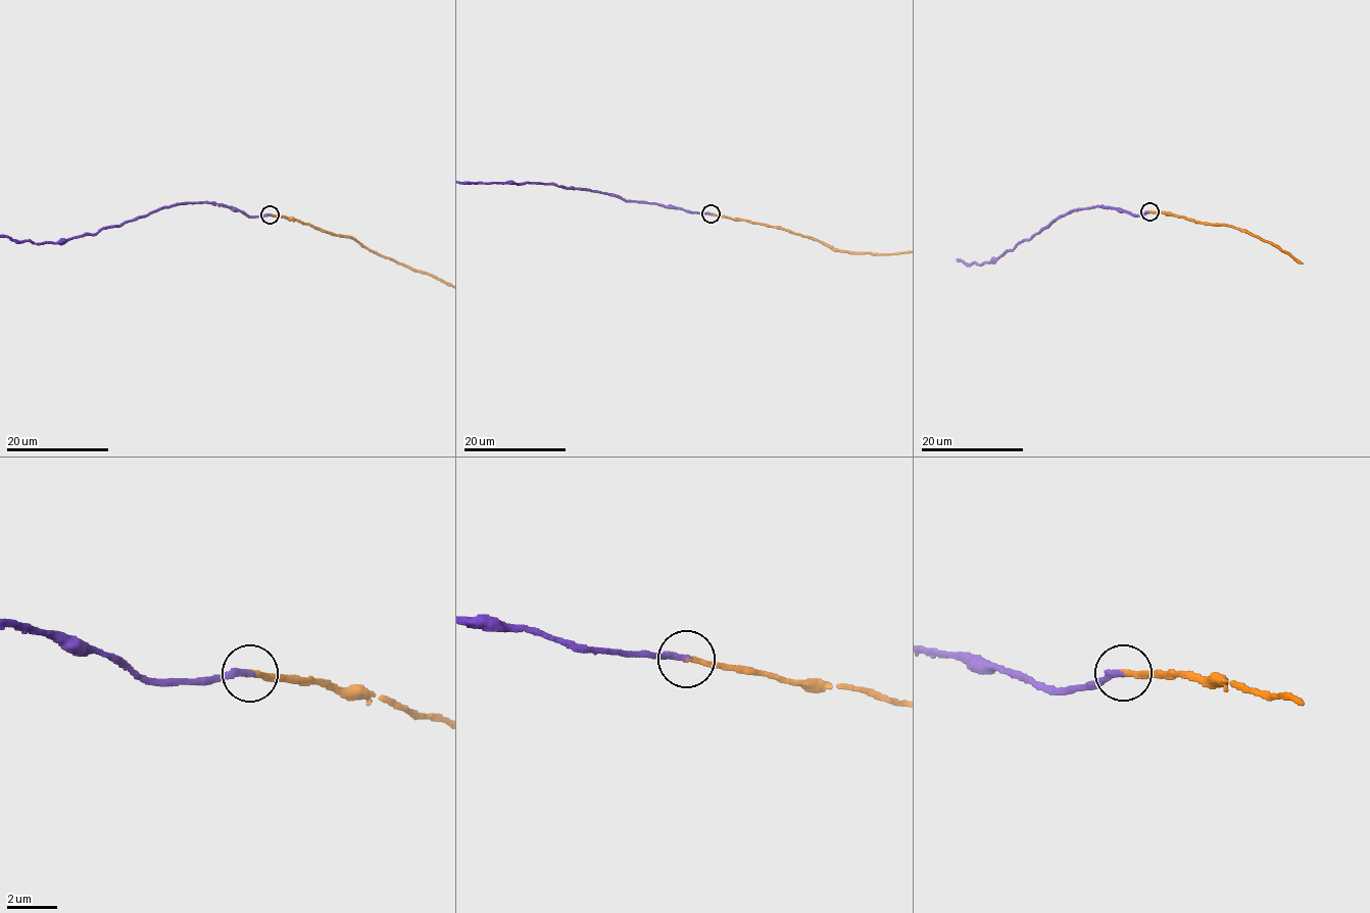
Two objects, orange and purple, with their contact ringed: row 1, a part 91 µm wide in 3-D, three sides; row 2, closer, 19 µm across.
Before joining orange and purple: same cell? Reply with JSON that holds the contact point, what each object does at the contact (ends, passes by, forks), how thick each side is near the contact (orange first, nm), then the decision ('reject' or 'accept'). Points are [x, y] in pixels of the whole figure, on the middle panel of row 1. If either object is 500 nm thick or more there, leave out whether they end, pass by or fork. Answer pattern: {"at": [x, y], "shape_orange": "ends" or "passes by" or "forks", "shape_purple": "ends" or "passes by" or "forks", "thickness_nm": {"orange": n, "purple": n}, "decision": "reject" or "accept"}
{"at": [711, 213], "shape_orange": "ends", "shape_purple": "ends", "thickness_nm": {"orange": 190, "purple": 240}, "decision": "accept"}

